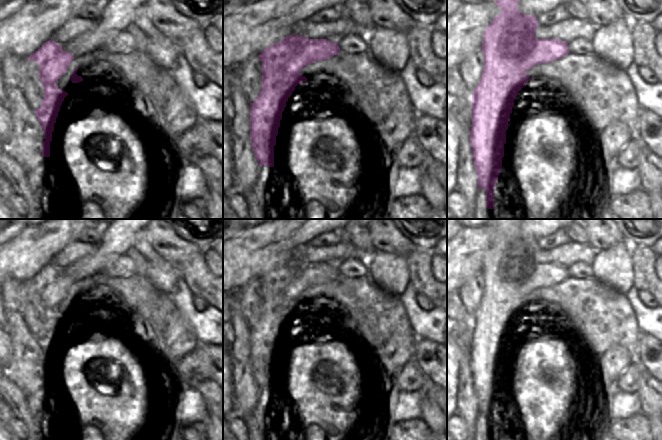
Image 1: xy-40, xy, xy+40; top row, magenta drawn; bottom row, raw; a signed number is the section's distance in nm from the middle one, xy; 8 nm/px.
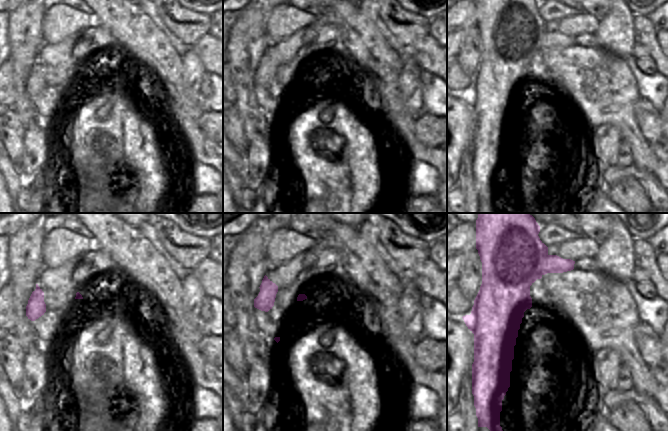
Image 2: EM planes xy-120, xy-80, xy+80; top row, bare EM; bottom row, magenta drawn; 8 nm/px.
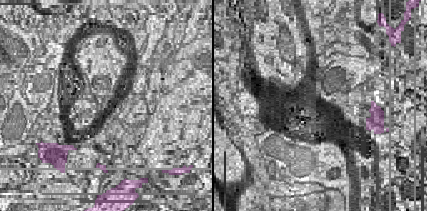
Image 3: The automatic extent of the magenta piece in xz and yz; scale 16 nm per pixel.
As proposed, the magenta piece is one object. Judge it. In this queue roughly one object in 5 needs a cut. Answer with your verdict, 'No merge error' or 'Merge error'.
Merge error.

